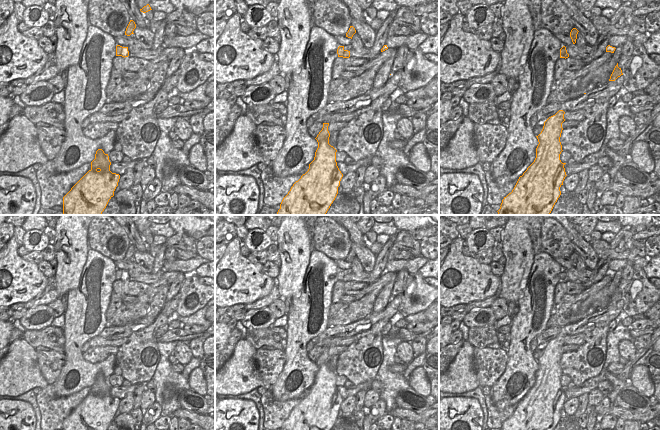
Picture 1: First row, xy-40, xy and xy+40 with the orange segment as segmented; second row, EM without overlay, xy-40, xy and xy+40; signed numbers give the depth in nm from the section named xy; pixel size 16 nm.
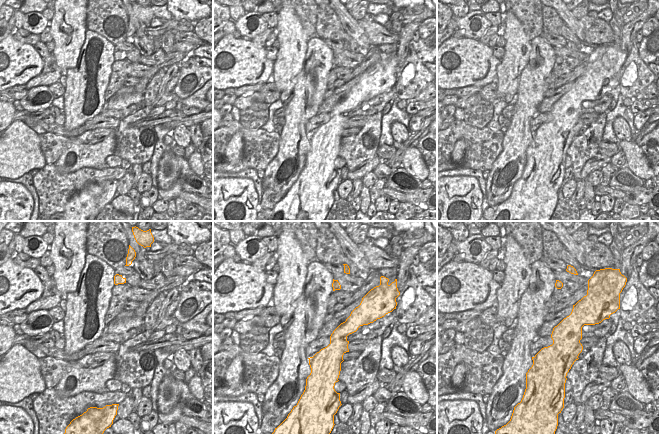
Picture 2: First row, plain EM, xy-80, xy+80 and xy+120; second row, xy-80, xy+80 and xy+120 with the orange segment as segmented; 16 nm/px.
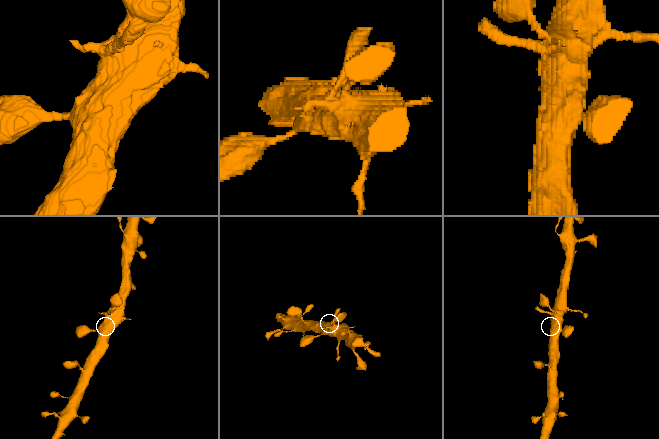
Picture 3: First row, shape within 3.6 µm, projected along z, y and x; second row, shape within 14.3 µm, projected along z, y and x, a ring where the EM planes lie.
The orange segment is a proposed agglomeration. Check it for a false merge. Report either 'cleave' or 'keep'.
keep

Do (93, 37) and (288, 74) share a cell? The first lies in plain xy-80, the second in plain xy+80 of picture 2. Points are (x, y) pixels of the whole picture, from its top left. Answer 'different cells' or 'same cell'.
different cells

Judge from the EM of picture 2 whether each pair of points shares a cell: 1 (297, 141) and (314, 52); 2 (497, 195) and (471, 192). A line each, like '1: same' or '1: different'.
1: same
2: different

